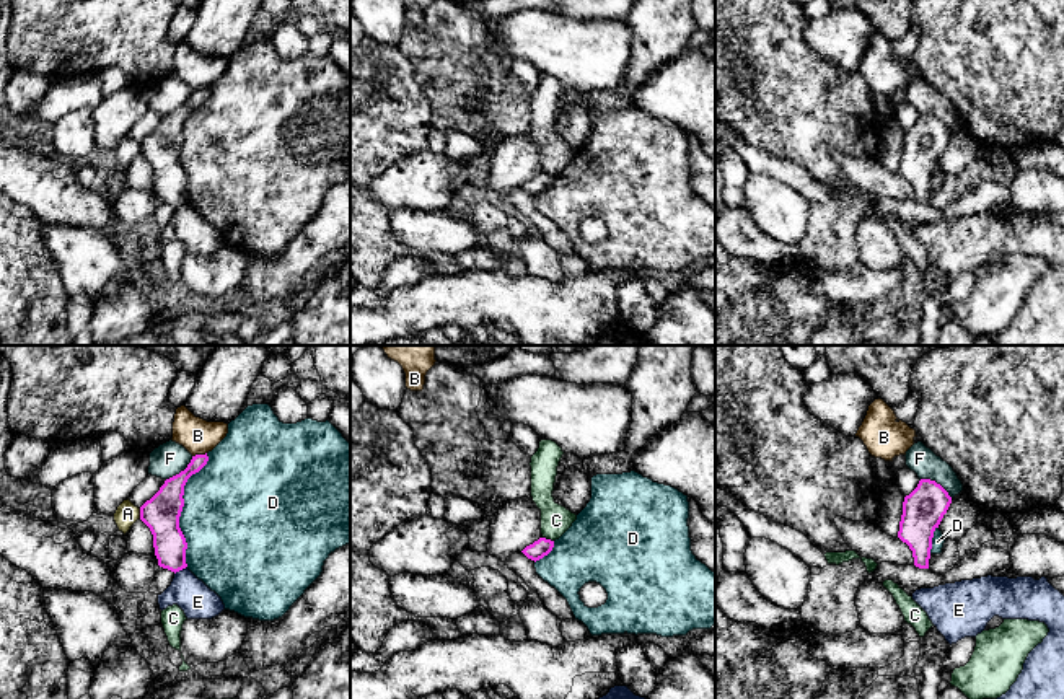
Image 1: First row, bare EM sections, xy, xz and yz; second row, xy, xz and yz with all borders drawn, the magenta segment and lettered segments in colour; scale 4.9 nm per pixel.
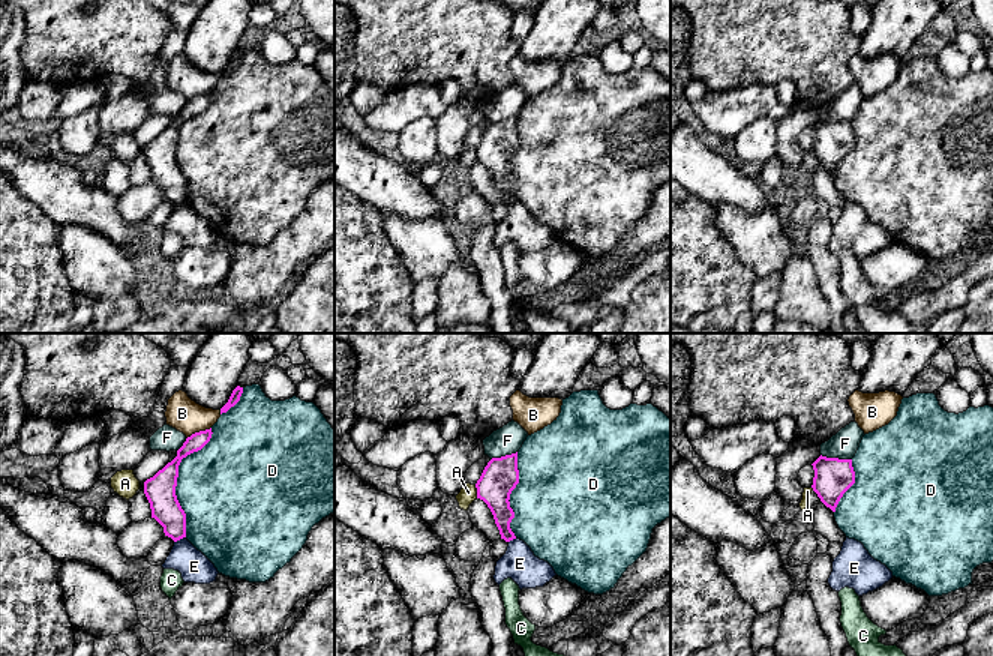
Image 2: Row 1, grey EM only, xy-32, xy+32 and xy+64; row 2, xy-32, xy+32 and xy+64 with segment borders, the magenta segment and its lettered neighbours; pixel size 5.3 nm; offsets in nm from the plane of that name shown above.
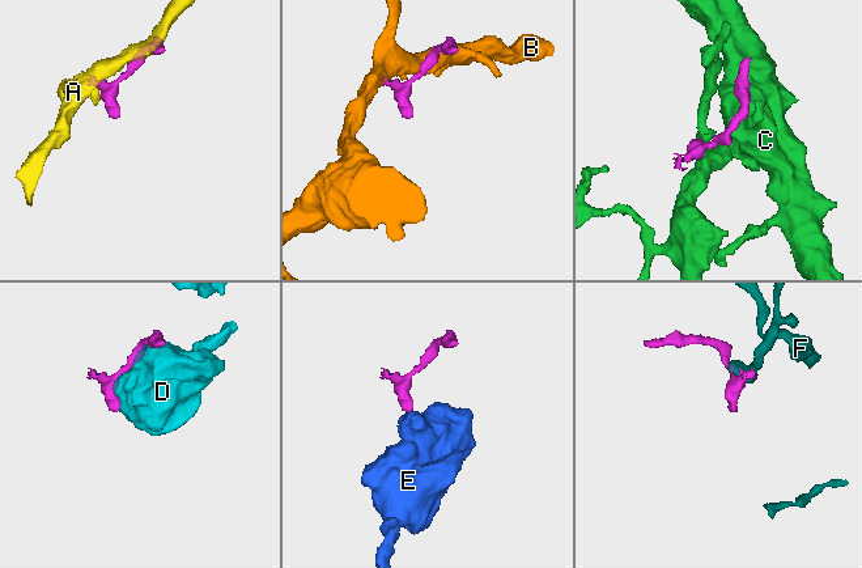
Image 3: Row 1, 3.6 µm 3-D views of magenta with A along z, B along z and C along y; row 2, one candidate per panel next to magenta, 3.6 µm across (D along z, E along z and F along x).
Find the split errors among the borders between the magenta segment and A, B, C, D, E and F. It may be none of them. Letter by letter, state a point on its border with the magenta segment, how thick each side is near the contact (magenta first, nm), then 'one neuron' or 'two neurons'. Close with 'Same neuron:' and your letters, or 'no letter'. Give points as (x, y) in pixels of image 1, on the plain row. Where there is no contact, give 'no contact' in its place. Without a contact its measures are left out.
A: contact xy (140, 149); calibres 180 and 110 nm; two neurons
B: contact xy (199, 90); calibres 130 and 170 nm; two neurons
C: contact xz (548, 175); calibres 90 and 150 nm; two neurons
D: contact xy (181, 144); calibres 180 and 480 nm; two neurons
E: contact xy (180, 204); calibres 160 and 170 nm; two neurons
F: contact yz (936, 118); calibres 200 and 140 nm; two neurons
Same neuron: no letter

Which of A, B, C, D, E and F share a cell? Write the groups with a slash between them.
A / B / C / D / E / F

